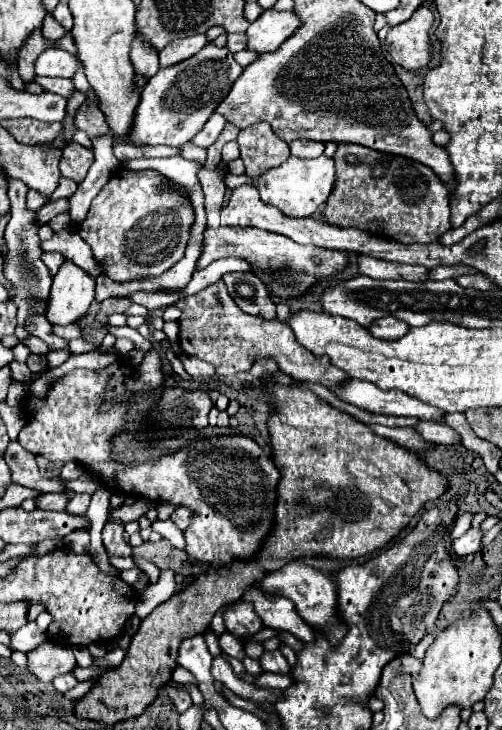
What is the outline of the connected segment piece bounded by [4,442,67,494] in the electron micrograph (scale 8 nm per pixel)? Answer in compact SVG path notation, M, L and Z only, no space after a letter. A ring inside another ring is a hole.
M18 442L8 444L4 458L12 472L12 482L36 490L40 494L67 491L60 477L42 478L38 472L38 466L36 466L36 456L32 452L26 452Z

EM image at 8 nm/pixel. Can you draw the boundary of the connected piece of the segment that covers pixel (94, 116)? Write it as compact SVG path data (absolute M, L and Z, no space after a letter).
M84 102L80 106L80 110L76 114L76 130L84 130L90 138L110 132L110 128L104 120L104 114L96 102Z

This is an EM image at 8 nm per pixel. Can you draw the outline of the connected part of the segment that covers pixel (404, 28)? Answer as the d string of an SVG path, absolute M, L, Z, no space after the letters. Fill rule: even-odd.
M420 6L410 20L388 30L384 44L396 64L400 64L406 70L418 70L432 62L430 46L432 24L434 16L430 8Z

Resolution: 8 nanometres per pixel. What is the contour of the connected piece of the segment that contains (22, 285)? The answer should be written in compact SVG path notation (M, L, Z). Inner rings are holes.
M8 178L8 198L12 202L12 216L10 222L6 226L6 242L8 242L8 256L4 262L4 274L10 280L10 284L16 290L16 296L12 298L14 304L18 306L18 328L16 328L16 336L18 338L26 338L28 332L24 328L24 320L30 314L44 314L46 304L48 304L48 296L50 296L50 272L44 266L44 262L40 260L42 250L40 250L40 238L38 238L38 226L34 224L34 212L26 210L26 192L28 186L16 178Z

